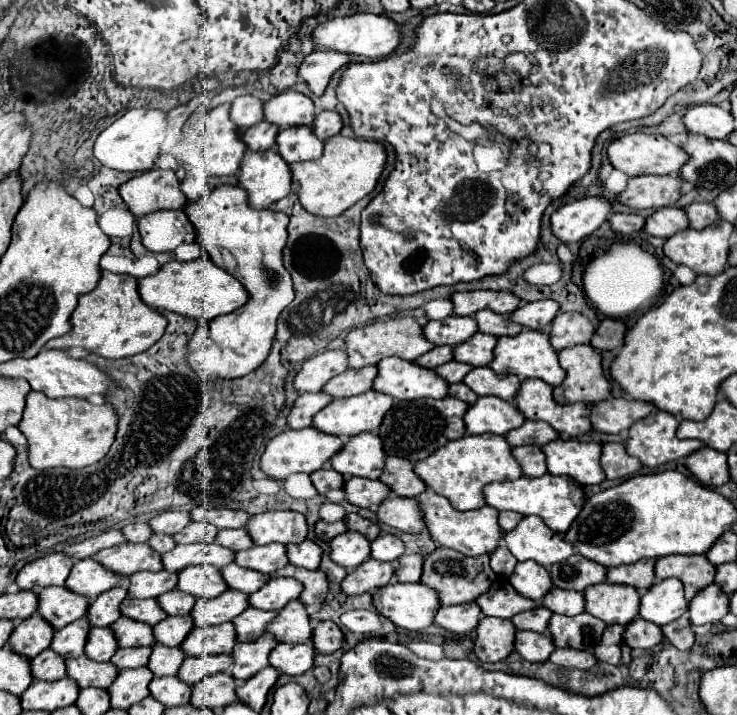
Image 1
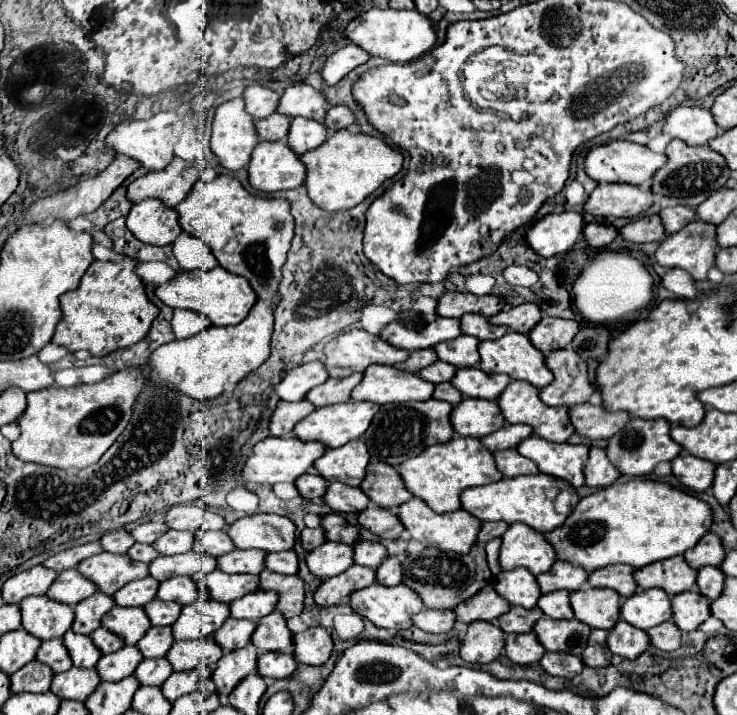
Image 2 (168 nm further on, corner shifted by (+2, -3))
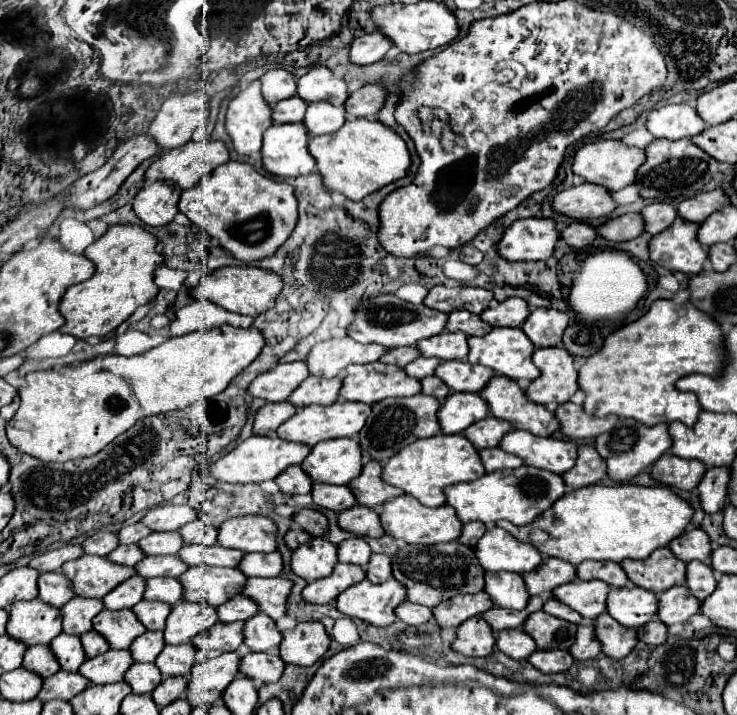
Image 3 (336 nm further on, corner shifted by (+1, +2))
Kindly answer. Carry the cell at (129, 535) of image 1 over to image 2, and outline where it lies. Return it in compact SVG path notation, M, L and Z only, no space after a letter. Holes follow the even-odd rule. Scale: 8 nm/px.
M111 531L105 533L101 539L101 545L109 553L127 553L129 547L133 547L135 539L127 531Z

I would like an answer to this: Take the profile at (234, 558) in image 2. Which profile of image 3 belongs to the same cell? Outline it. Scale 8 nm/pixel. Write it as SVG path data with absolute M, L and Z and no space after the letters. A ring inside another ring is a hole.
M182 546L178 558L188 566L230 566L236 568L242 560L240 550L230 550L222 546Z

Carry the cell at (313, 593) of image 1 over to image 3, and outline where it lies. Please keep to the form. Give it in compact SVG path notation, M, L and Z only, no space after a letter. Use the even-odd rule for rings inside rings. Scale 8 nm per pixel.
M248 578L242 592L252 598L260 610L272 620L286 614L286 594L290 594L290 580L286 578Z

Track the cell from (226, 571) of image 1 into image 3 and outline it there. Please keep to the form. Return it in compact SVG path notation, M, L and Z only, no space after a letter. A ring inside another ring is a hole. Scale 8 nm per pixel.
M194 566L188 568L178 578L178 582L182 584L182 600L216 608L242 590L242 586L246 584L246 576L236 568Z

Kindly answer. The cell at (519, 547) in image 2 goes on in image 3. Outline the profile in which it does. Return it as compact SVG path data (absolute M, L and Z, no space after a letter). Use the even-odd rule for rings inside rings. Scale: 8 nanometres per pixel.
M492 526L484 532L474 552L480 566L484 570L494 572L508 570L522 574L526 570L534 570L534 566L538 566L538 560L542 560L542 556L534 546L516 540L512 534L508 534L498 526Z

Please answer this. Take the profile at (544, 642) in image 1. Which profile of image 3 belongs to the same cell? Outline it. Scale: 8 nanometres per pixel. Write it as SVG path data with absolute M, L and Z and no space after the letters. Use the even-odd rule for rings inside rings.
M514 628L514 630L498 632L496 648L504 652L508 658L526 660L536 650L536 642L530 636L526 636L522 628Z

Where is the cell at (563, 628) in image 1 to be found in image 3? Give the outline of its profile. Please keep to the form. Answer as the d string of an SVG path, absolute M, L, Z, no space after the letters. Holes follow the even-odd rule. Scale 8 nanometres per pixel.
M542 610L530 614L522 626L522 630L534 638L534 642L540 650L552 650L552 648L568 650L574 642L576 628L578 628L576 624L558 620Z

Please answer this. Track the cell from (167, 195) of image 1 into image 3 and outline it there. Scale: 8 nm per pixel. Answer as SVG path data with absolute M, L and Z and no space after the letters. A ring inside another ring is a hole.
M190 140L178 148L166 150L162 158L156 158L146 172L146 182L172 180L182 190L188 190L196 186L200 178L228 160L230 154L222 140Z

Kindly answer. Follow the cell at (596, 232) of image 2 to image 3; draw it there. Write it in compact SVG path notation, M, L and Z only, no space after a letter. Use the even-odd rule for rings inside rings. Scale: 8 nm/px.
M572 222L564 230L560 230L560 240L564 240L570 248L586 248L596 238L596 230L584 222Z

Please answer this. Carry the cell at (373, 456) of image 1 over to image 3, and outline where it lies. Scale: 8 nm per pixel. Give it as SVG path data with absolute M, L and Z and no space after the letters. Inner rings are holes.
M334 438L318 442L302 460L302 470L316 482L348 484L360 470L360 446L352 438Z

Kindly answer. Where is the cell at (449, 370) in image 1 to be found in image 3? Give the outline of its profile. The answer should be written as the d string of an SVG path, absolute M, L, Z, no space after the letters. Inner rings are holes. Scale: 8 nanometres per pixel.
M418 358L418 360L410 362L408 366L404 366L404 372L406 372L408 376L412 376L412 378L422 380L422 378L426 378L426 376L432 376L438 364L440 364L438 358Z

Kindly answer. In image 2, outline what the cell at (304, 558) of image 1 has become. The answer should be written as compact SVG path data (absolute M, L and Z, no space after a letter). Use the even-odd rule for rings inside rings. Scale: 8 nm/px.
M293 549L279 551L279 553L273 553L273 555L265 557L265 567L275 571L275 573L293 575L293 573L299 571L299 559L297 559L297 553Z

